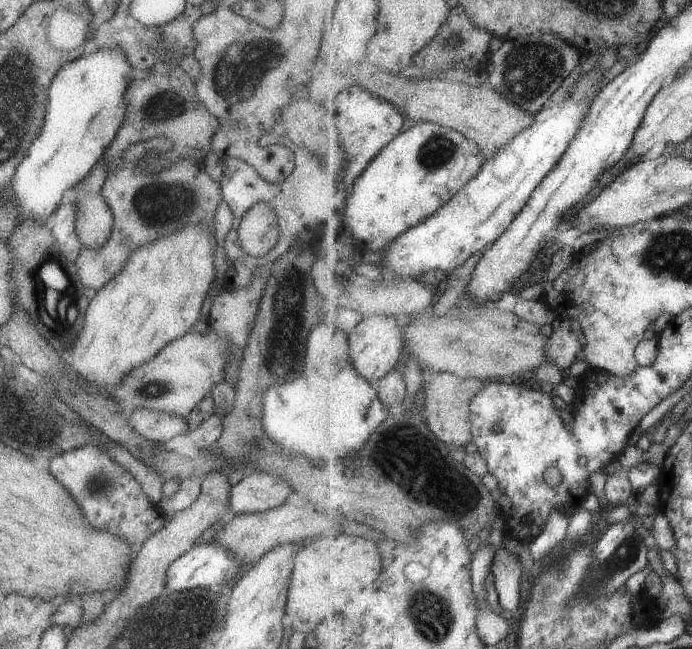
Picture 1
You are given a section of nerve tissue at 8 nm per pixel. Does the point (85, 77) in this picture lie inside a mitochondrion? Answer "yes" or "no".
no

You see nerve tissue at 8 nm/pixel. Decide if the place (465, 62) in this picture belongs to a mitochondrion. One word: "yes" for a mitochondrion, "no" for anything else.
no

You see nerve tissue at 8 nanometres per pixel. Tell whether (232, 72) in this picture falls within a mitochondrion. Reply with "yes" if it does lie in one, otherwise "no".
yes

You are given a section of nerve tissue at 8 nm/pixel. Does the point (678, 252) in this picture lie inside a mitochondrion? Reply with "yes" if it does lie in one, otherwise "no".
yes

